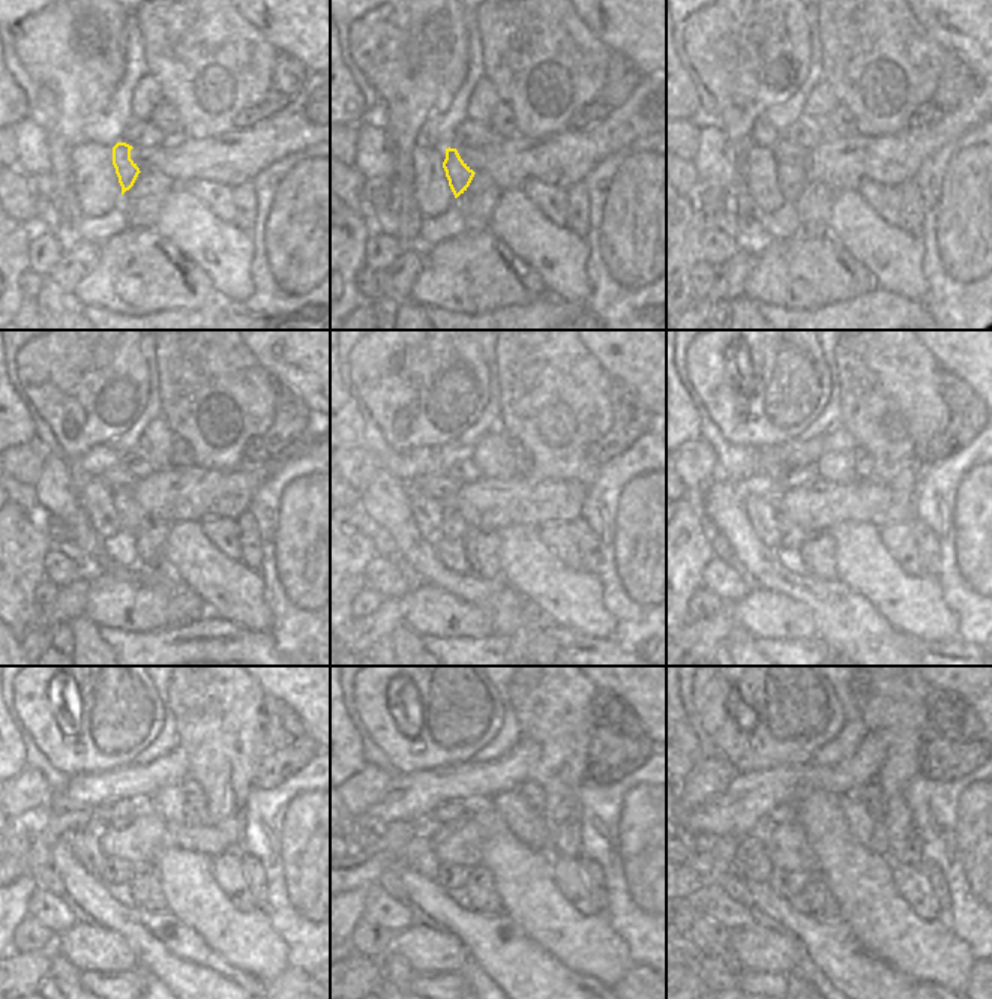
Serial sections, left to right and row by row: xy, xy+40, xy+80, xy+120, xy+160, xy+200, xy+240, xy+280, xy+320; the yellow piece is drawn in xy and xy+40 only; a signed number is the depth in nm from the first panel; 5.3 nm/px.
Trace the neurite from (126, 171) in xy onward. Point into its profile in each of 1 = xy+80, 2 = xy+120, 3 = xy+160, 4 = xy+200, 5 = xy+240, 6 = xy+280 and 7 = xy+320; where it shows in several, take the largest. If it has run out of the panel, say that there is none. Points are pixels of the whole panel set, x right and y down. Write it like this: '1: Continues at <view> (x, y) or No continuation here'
1: Continues at xy+80 (793, 179)
2: Continues at xy+120 (128, 512)
3: Continues at xy+160 (455, 528)
4: Continues at xy+200 (791, 534)
5: Continues at xy+240 (116, 870)
6: Continues at xy+280 (449, 876)
7: Continues at xy+320 (785, 884)

